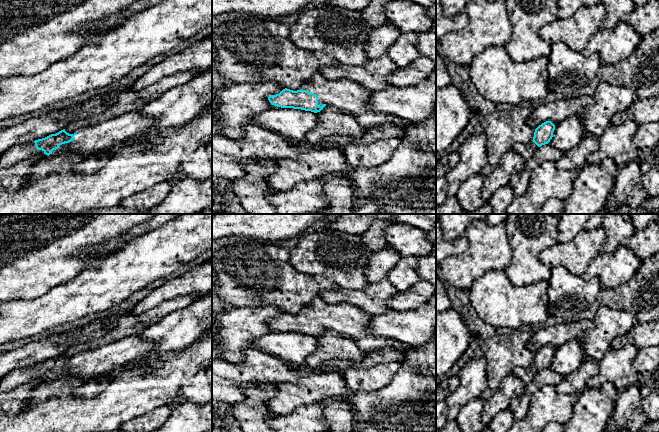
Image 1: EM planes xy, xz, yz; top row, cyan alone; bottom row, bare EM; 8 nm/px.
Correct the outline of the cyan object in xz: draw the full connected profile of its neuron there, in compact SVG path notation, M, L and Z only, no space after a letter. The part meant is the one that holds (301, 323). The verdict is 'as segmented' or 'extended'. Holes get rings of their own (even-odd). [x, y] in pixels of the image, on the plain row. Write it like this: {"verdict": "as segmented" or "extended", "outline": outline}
{"verdict": "extended", "outline": "M316 298L301 314L293 315L285 312L279 318L269 320L268 324L277 331L301 333L314 337L330 329L355 339L364 353L395 349L406 354L412 349L411 346L396 340L375 337L370 331L371 318L372 315L356 306L334 305Z"}

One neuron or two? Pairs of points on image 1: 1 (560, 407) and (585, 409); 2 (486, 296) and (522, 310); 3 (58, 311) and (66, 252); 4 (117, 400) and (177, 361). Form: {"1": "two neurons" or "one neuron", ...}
{"1": "two neurons", "2": "one neuron", "3": "two neurons", "4": "one neuron"}

